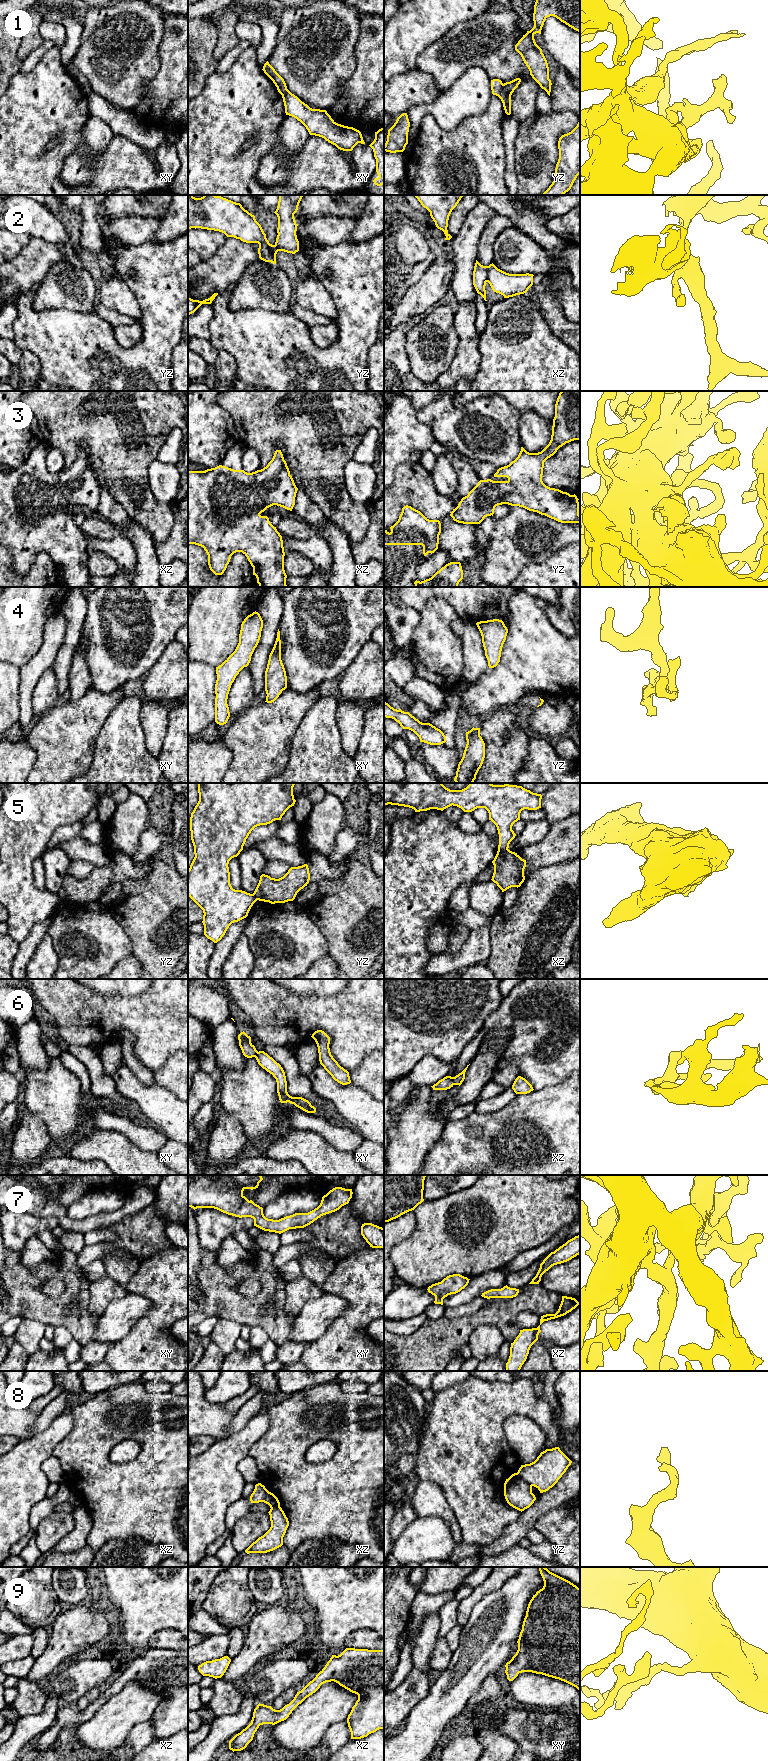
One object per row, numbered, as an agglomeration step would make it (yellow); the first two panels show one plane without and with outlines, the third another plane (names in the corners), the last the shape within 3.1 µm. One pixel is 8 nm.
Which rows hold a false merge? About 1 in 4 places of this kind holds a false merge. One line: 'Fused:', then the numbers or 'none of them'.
Fused: 1, 2, 5, 6, 8

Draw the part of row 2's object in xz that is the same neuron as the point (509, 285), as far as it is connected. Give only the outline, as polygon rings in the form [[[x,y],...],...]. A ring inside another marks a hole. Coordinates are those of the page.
[[[493,263],[488,266],[487,282],[492,290],[504,298],[524,294],[533,285],[533,274],[509,274]]]

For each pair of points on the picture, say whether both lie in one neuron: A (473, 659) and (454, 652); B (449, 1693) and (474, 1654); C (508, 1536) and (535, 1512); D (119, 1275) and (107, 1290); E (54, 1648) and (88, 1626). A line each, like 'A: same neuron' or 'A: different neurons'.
A: different neurons
B: same neuron
C: same neuron
D: different neurons
E: same neuron

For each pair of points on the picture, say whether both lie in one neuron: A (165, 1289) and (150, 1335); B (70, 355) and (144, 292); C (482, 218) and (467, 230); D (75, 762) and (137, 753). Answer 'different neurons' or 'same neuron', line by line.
A: same neuron
B: same neuron
C: same neuron
D: different neurons

